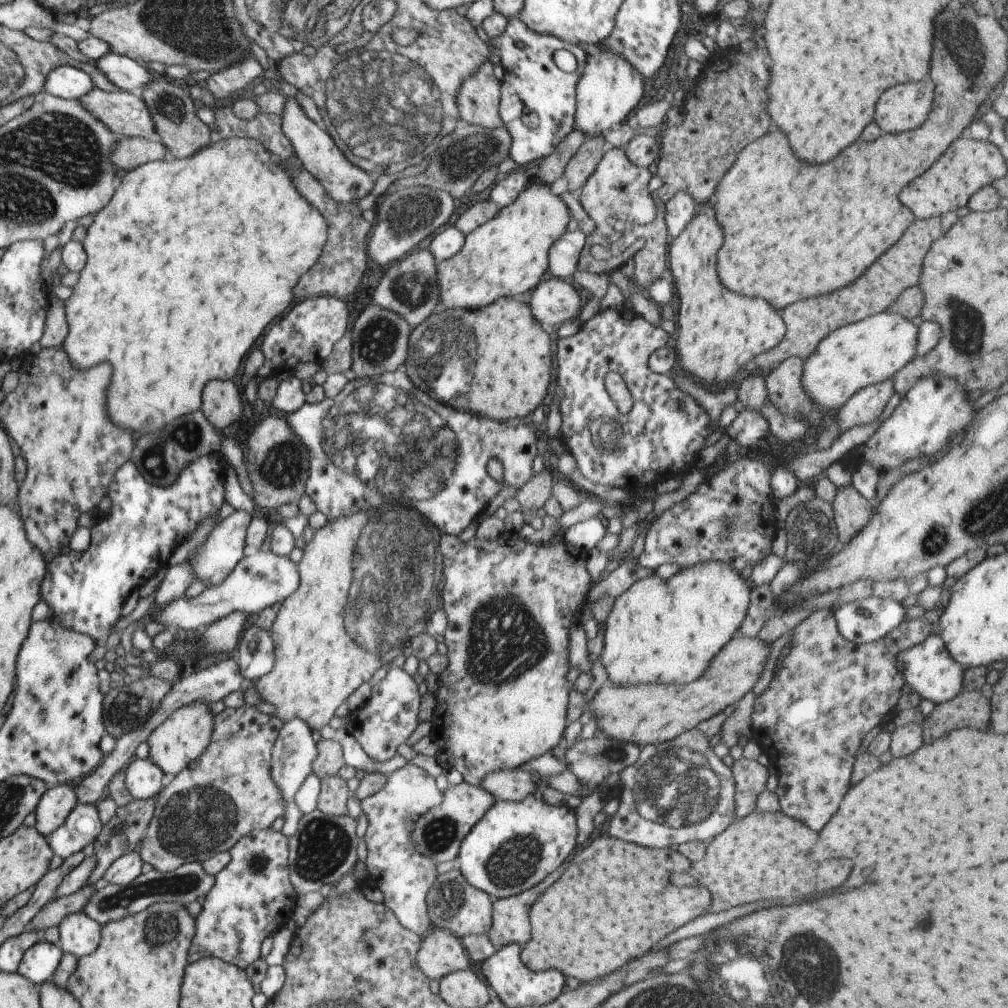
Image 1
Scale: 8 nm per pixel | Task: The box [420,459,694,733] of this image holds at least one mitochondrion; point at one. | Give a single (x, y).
(505, 641)

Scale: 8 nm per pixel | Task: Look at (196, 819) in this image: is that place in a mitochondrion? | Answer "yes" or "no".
yes

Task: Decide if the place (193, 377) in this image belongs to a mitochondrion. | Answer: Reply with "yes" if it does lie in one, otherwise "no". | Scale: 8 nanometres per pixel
no

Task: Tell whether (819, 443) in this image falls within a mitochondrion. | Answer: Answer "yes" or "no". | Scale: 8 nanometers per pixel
no

